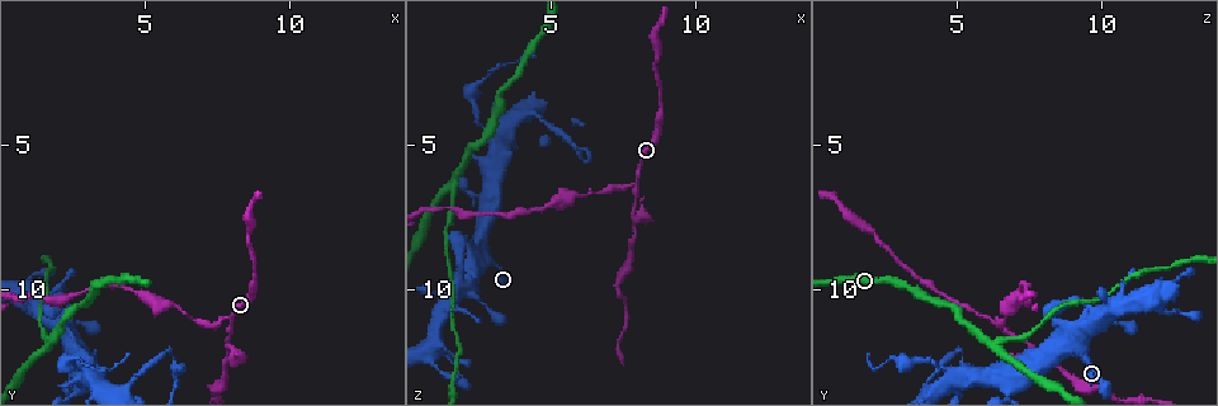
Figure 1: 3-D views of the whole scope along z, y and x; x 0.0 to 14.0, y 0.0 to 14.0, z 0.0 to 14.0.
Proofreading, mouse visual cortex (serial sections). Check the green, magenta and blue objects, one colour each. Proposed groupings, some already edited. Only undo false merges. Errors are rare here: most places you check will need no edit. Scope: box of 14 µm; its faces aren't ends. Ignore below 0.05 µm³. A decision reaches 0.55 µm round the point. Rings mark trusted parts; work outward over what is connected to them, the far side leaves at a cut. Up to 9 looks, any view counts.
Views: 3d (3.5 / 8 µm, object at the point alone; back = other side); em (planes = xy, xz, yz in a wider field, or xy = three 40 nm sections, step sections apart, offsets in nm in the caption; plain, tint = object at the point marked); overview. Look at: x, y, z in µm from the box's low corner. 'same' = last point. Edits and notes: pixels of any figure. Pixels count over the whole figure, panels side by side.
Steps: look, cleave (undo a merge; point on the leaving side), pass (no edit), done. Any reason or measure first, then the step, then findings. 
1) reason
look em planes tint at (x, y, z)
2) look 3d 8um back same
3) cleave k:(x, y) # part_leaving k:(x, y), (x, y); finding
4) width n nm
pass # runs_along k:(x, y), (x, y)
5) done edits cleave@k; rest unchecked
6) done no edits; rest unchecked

sudden change in width
look em xy step 5 tint at (6.0, 12.3, 5.1)

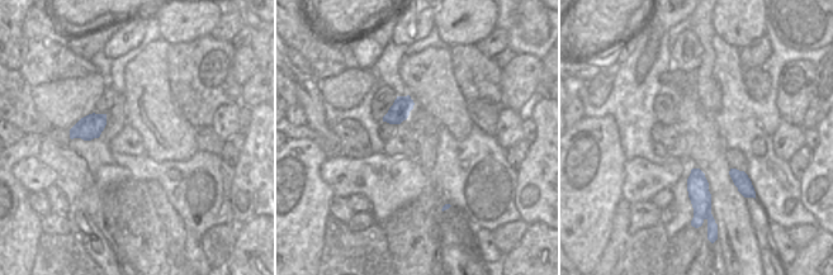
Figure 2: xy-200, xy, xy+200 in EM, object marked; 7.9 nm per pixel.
look 3d 3.5um same

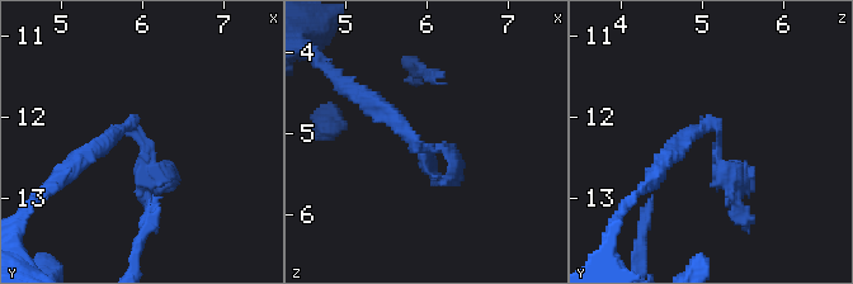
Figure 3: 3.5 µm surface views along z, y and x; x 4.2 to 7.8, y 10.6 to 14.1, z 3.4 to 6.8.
cleave 3:(735, 184) # part_leaving 3:(717, 142), (720, 170), (749, 181); a second cell is stuck on

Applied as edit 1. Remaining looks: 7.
see it whole again
look overview

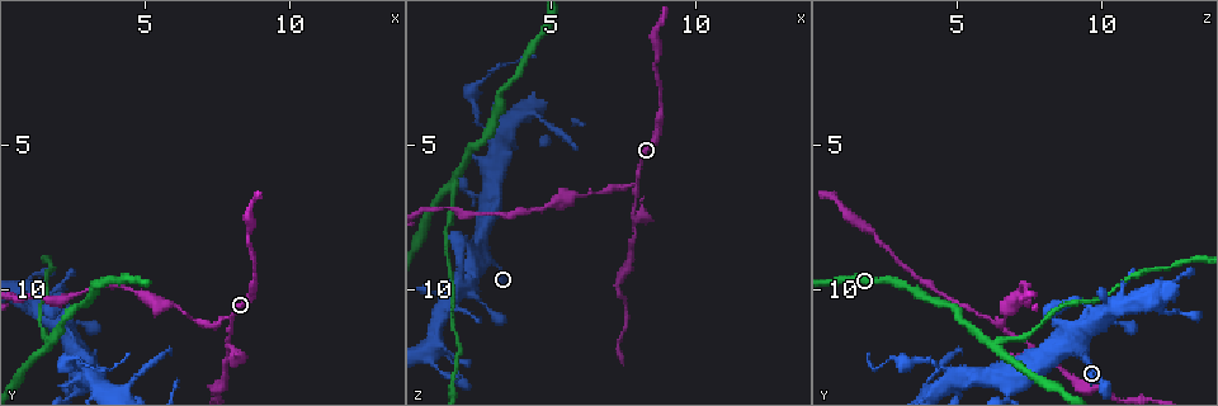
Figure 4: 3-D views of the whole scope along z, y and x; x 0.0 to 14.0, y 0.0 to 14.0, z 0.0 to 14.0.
a fork
look 3d 8um at (7.9, 12.0, 7.6)

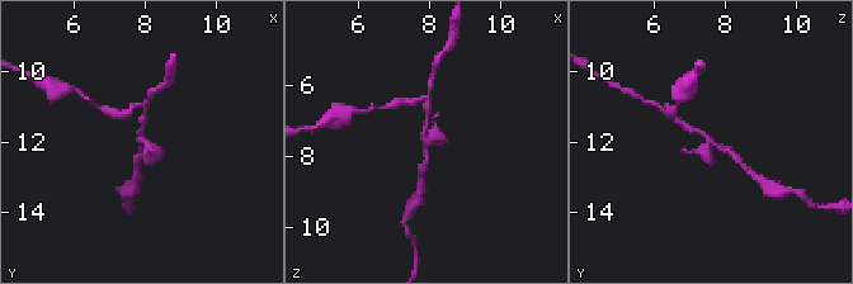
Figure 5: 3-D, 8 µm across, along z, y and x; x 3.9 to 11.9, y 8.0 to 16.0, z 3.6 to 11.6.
need the tissue
look em xy step 1 tint at (7.9, 12.0, 7.5)

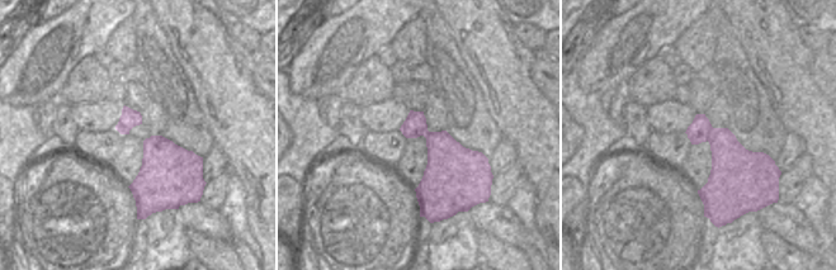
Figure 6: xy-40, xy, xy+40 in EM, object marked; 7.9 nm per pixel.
pass # runs_along 5:(682, 122), (739, 160); all the same cell

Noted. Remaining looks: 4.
three arms meet
look 3d 8um at (1.8, 11.7, 6.2)

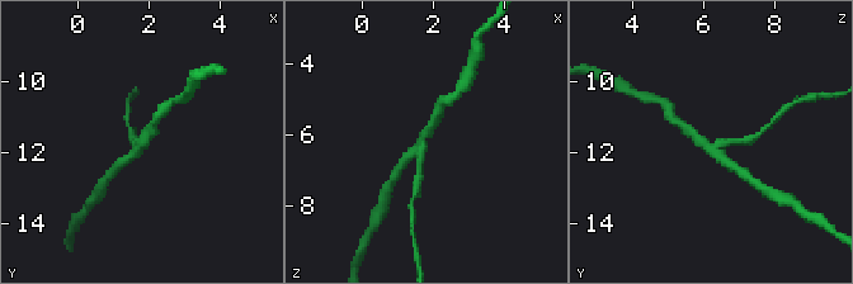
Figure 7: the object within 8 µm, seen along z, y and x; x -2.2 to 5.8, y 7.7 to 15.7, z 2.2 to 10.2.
zoom in
look 3d 3.5um at (1.7, 11.8, 6.2)

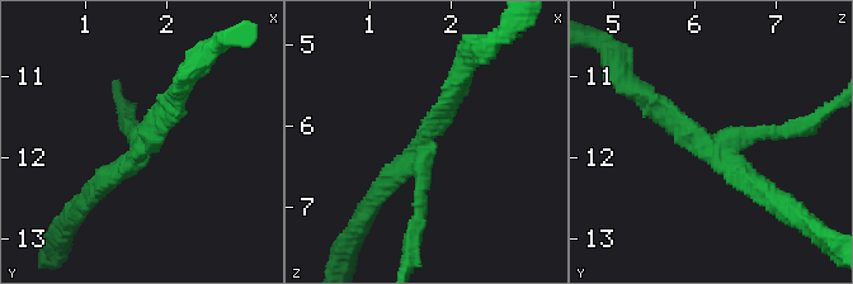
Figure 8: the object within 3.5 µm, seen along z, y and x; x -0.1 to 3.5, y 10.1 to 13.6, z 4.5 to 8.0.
arms 3; arm_widths 150, 250, 250 nm
look em planes tint at (1.70, 11.85, 6.20)

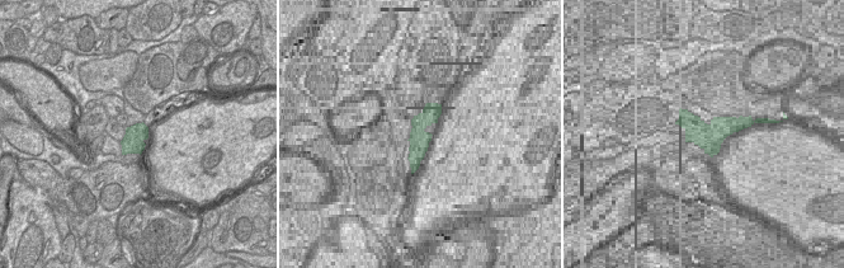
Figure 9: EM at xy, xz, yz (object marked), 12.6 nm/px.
width 280 nm
cleave 8:(419, 202) # part_leaving 8:(427, 150), (410, 264); a second cell is stuck on

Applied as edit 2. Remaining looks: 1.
done edits cleave@3, cleave@8; rest unchecked

